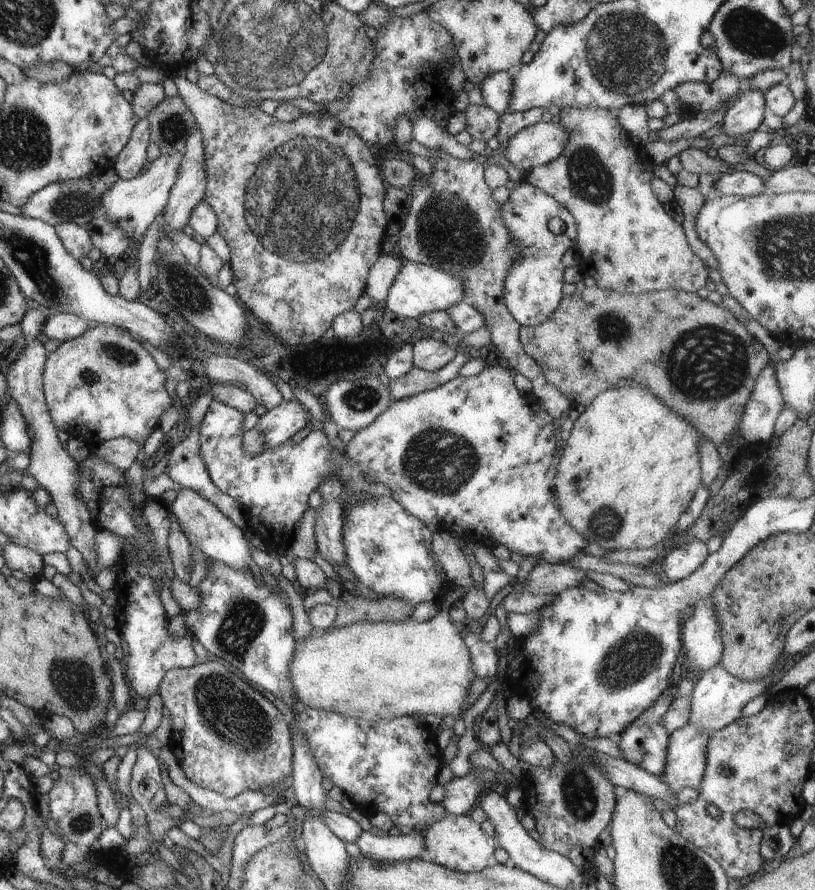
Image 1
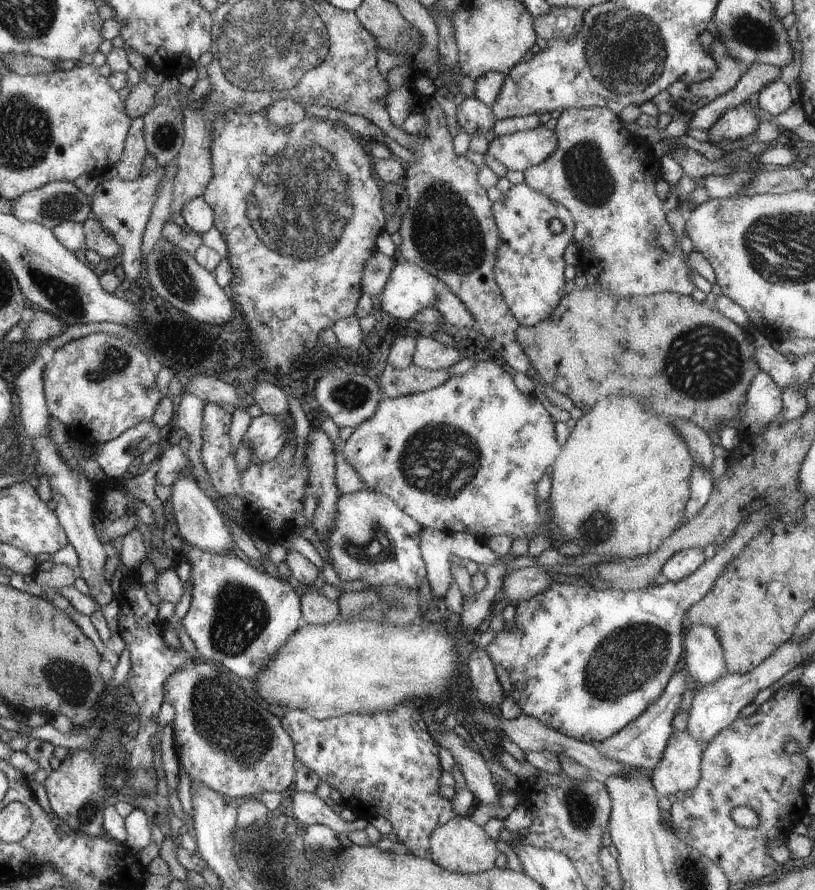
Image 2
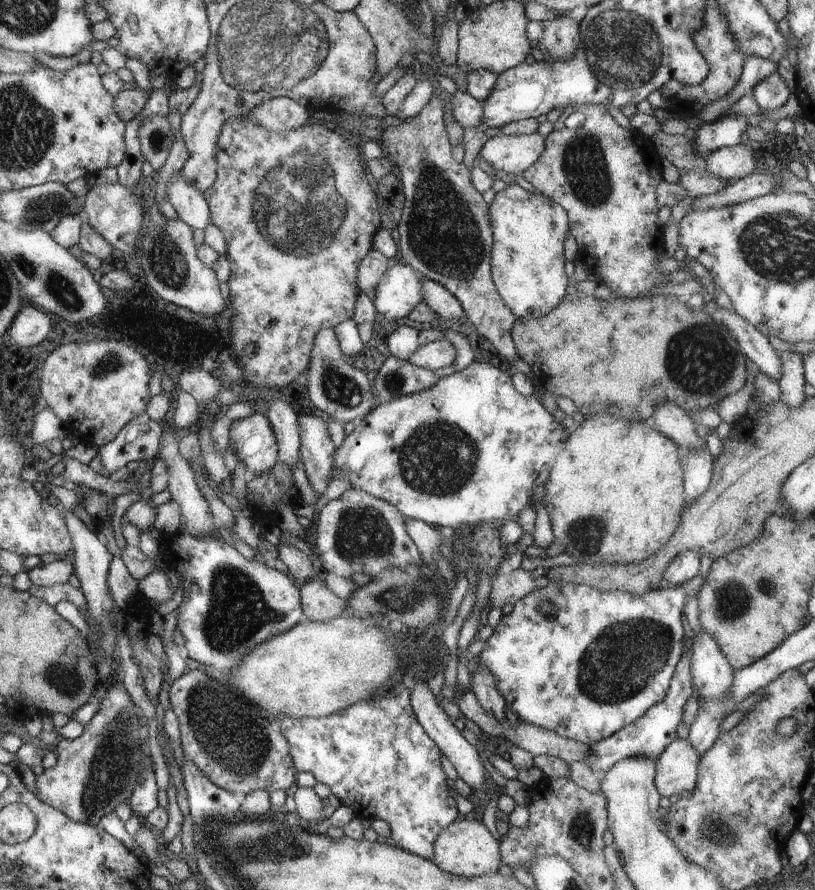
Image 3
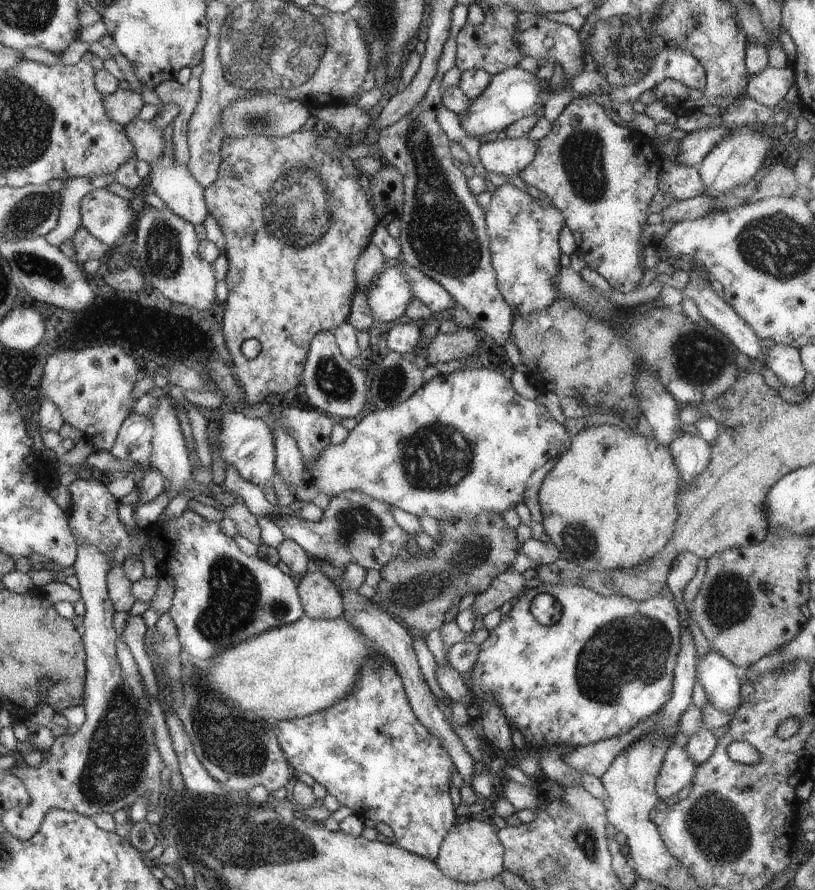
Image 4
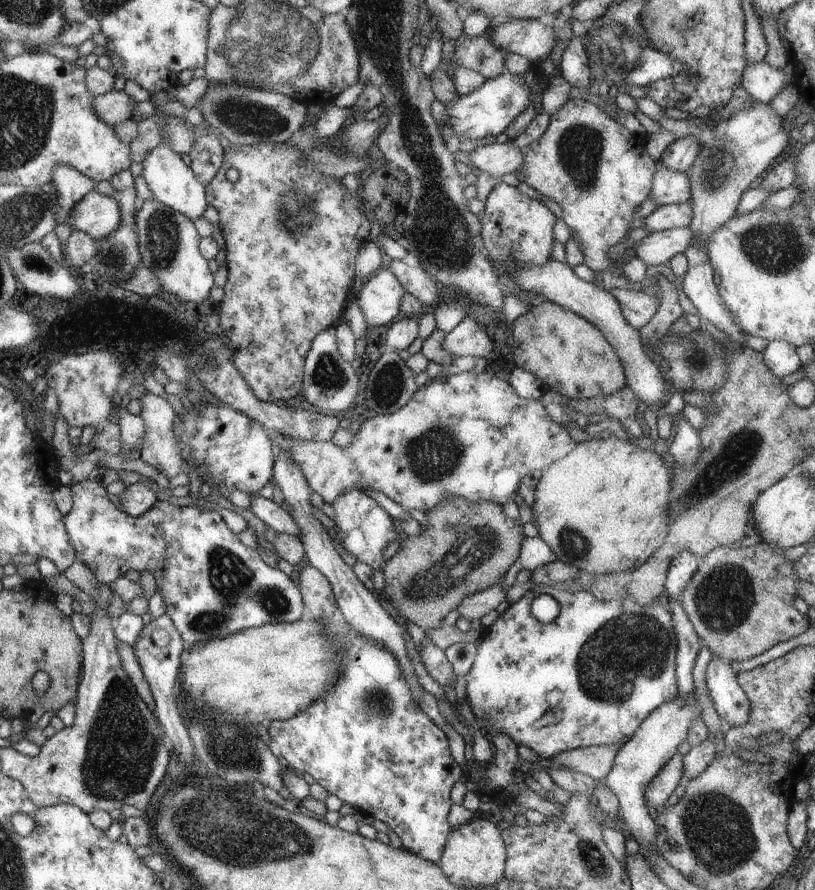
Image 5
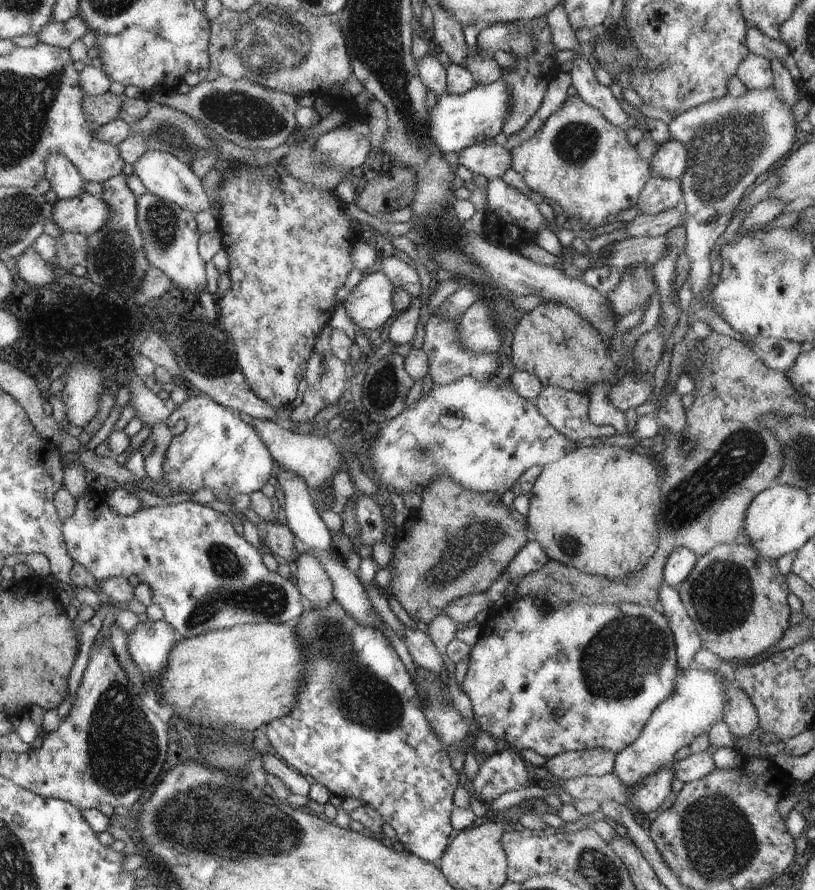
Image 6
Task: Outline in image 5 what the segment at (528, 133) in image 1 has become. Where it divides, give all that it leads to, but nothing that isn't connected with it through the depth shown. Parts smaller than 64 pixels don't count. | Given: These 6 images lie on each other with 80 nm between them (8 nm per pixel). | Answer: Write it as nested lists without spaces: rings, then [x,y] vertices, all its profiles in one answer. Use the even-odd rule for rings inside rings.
[[[509,141],[477,146],[470,153],[472,168],[477,173],[486,172],[499,180],[504,174],[515,172],[523,163],[524,155]]]

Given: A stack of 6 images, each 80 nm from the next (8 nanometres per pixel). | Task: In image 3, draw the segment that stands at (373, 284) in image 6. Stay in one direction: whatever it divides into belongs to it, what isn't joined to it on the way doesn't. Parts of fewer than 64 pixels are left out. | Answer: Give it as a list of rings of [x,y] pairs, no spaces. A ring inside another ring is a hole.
[[[396,260],[381,276],[381,282],[376,285],[374,292],[374,306],[378,314],[388,320],[400,320],[420,302],[422,302],[423,283],[421,274],[414,268]]]

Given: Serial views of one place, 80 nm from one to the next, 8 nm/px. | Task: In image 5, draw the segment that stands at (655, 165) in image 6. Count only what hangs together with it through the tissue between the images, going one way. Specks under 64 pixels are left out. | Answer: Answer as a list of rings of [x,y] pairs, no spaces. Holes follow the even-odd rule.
[[[694,137],[675,139],[664,150],[658,162],[662,163],[668,170],[687,172],[699,153],[699,141]]]

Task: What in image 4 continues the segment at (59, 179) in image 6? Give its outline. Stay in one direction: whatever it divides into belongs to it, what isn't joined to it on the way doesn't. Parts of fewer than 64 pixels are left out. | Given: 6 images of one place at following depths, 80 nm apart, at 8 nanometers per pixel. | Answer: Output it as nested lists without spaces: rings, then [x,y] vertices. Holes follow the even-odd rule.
[[[114,175],[95,176],[71,176],[64,182],[61,189],[59,217],[54,230],[51,230],[45,239],[54,246],[60,246],[62,242],[71,239],[76,229],[81,226],[80,201],[90,191],[105,188],[115,180]]]

